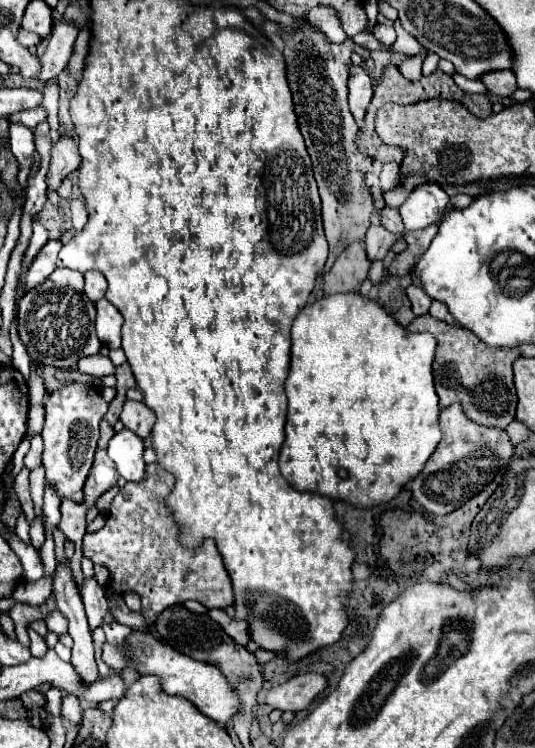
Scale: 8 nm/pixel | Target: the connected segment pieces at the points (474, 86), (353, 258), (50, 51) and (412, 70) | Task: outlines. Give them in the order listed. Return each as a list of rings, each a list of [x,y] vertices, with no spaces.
[[[452,75],[456,85],[460,85],[460,89],[464,89],[466,93],[478,93],[478,95],[488,95],[488,89],[484,87],[484,83],[480,79],[466,79],[462,75]]]
[[[354,241],[344,249],[332,269],[322,275],[324,279],[324,295],[334,295],[334,293],[350,293],[358,291],[358,287],[364,283],[368,275],[368,257],[364,243]]]
[[[62,21],[54,27],[52,37],[46,47],[46,53],[40,57],[42,71],[36,77],[38,81],[56,79],[64,71],[64,67],[72,55],[72,45],[74,45],[76,35],[78,35],[78,29],[66,21]]]
[[[420,53],[420,55],[414,55],[414,57],[406,57],[402,63],[400,63],[400,71],[404,77],[408,79],[418,79],[422,75],[422,63],[426,59],[428,53]]]

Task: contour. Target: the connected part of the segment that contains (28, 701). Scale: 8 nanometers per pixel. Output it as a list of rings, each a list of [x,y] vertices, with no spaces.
[[[30,690],[26,693],[23,693],[20,696],[20,699],[27,709],[34,707],[44,707],[44,705],[46,704],[45,696],[37,692],[36,690]]]

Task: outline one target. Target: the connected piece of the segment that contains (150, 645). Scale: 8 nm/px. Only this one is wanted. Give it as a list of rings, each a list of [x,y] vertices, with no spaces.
[[[132,633],[128,639],[128,651],[138,667],[138,675],[158,675],[162,679],[162,687],[170,695],[182,695],[188,701],[192,701],[204,715],[210,719],[226,725],[240,713],[240,699],[232,691],[232,685],[222,675],[220,669],[216,669],[210,663],[200,663],[190,657],[184,657],[182,653],[174,651],[172,647],[160,643],[152,633]]]

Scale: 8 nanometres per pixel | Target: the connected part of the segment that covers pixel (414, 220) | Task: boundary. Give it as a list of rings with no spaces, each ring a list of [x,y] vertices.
[[[420,185],[418,195],[410,195],[400,205],[400,215],[404,219],[406,231],[426,229],[428,225],[434,225],[442,219],[450,197],[440,185]]]

